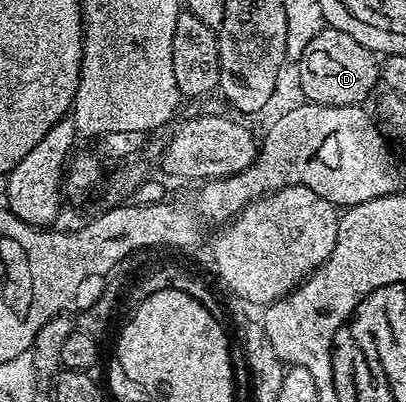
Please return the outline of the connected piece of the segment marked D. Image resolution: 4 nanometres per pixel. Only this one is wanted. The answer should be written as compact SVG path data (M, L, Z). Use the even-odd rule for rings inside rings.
M324 27L324 29L311 40L306 52L298 61L299 84L308 103L319 106L356 106L366 103L371 92L381 82L381 62L374 50L359 44L353 36L341 32L340 29Z

